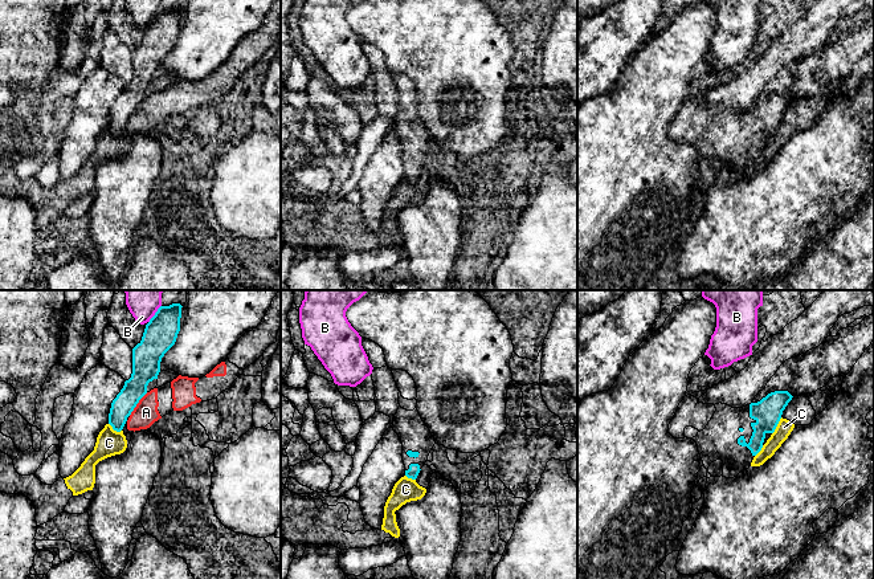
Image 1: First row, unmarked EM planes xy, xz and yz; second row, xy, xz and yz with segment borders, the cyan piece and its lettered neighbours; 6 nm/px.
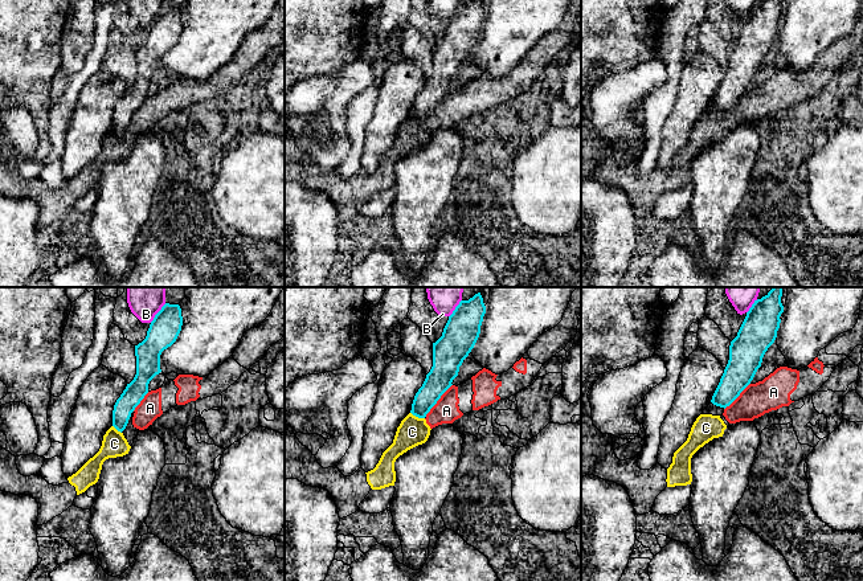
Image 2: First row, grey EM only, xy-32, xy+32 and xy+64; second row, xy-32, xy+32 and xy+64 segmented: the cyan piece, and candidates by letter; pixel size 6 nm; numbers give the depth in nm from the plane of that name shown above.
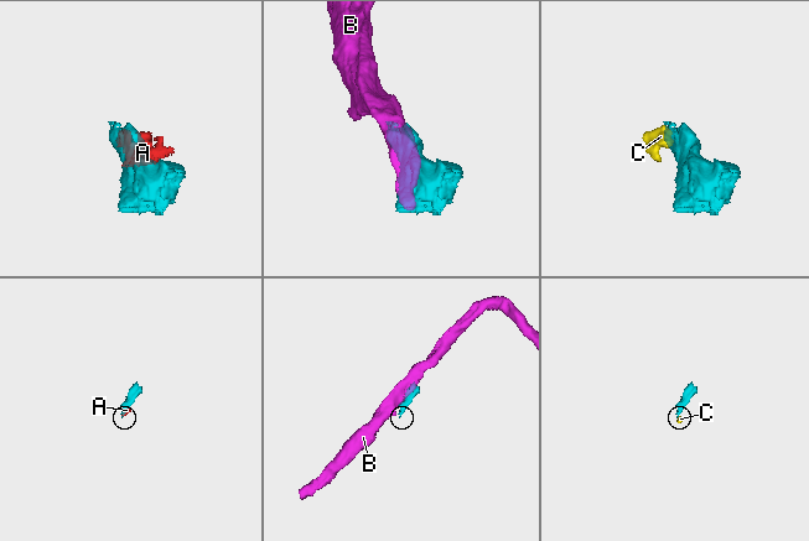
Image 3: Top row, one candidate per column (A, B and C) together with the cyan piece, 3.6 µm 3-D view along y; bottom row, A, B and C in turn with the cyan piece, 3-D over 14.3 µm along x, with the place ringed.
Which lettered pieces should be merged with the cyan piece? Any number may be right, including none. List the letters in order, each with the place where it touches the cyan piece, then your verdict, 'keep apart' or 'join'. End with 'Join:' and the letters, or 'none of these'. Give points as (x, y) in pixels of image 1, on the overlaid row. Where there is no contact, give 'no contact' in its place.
A: xy (137, 403) | keep apart
B: xy (155, 314) | keep apart
C: yz (776, 425) | keep apart
Join: none of these

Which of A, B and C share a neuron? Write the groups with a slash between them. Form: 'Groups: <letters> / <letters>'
Groups: A C / B

